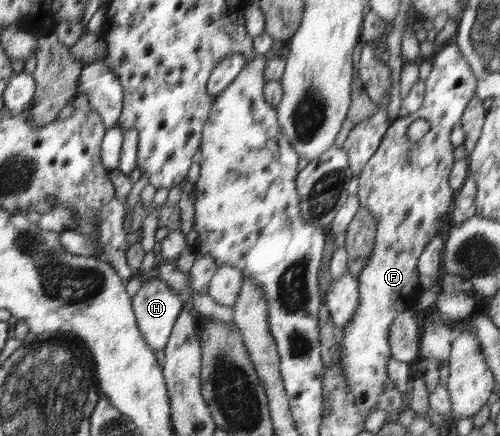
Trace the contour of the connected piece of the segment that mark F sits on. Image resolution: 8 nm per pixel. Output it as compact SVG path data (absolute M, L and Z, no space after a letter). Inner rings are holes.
M453 40L438 47L434 53L432 70L425 80L425 98L422 107L416 113L412 113L403 119L397 116L392 122L392 131L384 135L384 143L380 142L380 151L376 155L372 154L372 163L368 167L363 167L358 175L359 204L366 208L377 221L375 242L371 256L357 277L359 280L360 303L358 313L354 315L354 321L350 326L344 327L339 335L340 341L340 366L344 368L344 380L348 380L348 392L354 396L354 406L360 415L367 417L372 414L374 406L379 402L380 395L383 395L384 383L386 383L386 363L388 363L388 329L391 329L392 322L404 310L409 310L412 305L419 302L422 297L423 289L419 285L419 275L417 266L420 254L424 248L444 229L440 221L444 218L450 203L452 203L452 189L450 189L451 170L456 163L456 147L452 145L452 129L454 125L463 127L462 117L470 105L470 101L475 97L478 89L478 78L474 74L468 60L464 58L460 47ZM416 119L426 119L430 123L430 131L418 139L410 141L407 131L410 124Z

